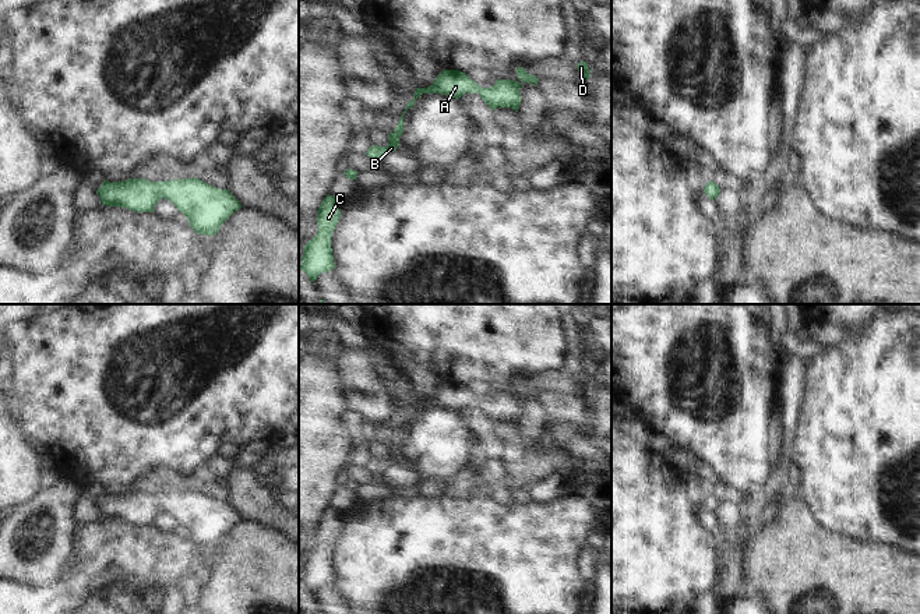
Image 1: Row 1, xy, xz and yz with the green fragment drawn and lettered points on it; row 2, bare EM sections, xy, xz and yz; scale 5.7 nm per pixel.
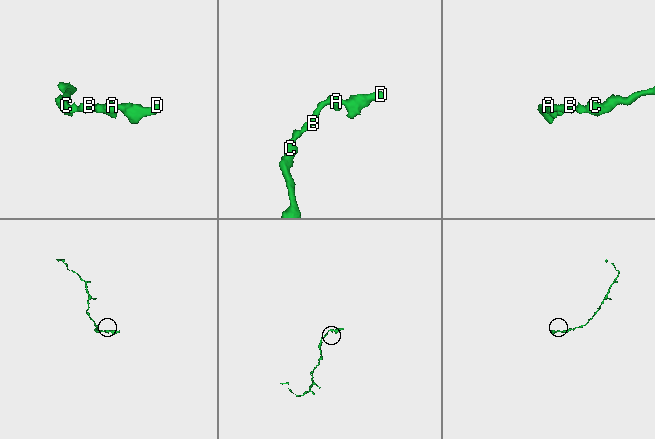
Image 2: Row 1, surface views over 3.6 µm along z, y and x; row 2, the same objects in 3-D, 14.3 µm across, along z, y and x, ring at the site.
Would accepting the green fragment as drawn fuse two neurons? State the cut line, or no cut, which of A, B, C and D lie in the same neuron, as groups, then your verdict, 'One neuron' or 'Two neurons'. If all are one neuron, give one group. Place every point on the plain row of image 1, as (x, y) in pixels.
No split. Groups: A B C D. One neuron

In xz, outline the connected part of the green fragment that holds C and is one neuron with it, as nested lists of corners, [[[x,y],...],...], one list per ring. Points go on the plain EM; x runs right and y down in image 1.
[[[328,507],[322,512],[316,530],[318,544],[303,560],[300,582],[306,585],[313,597],[320,586],[332,583],[335,579],[331,548],[341,527],[338,511]]]

